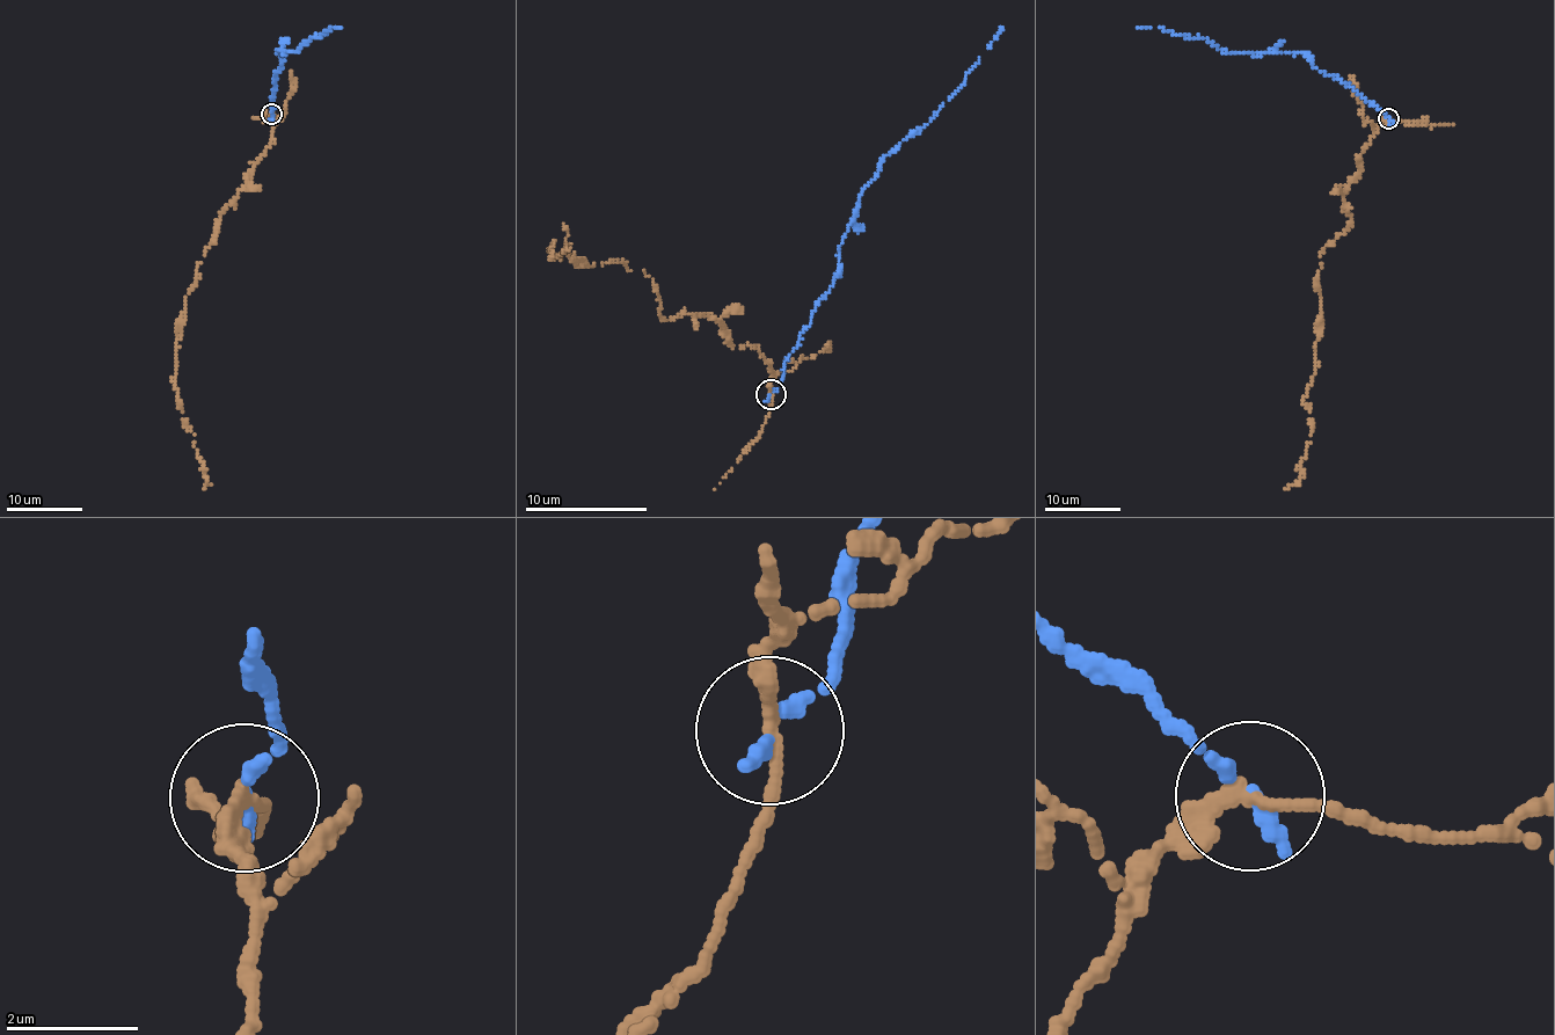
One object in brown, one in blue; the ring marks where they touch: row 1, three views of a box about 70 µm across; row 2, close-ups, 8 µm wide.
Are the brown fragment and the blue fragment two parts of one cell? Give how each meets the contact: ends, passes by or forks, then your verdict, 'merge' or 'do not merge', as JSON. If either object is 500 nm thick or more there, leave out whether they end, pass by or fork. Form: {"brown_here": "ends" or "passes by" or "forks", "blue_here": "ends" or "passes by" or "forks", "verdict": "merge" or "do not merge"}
{"brown_here": "passes by", "blue_here": "ends", "verdict": "do not merge"}

